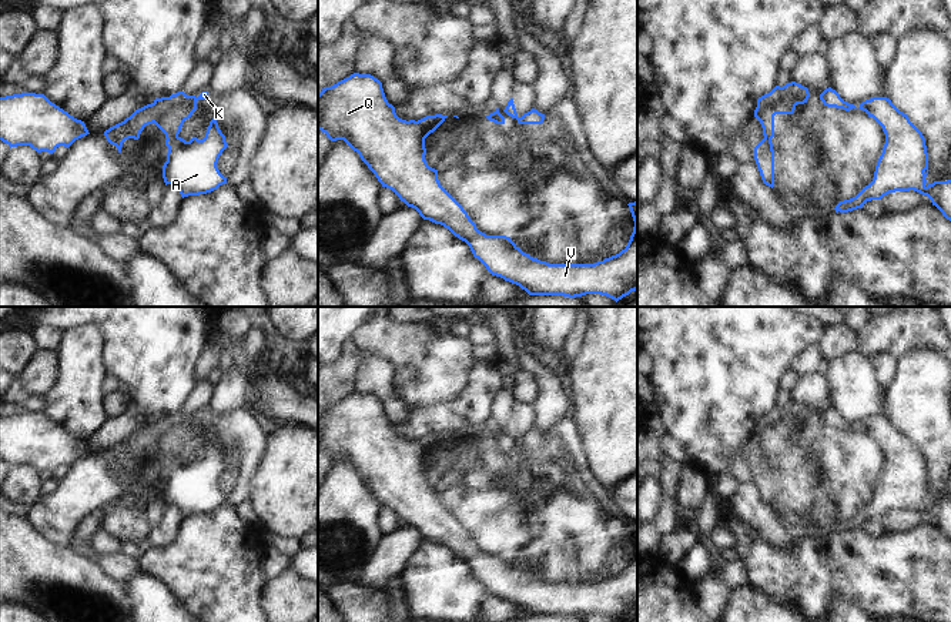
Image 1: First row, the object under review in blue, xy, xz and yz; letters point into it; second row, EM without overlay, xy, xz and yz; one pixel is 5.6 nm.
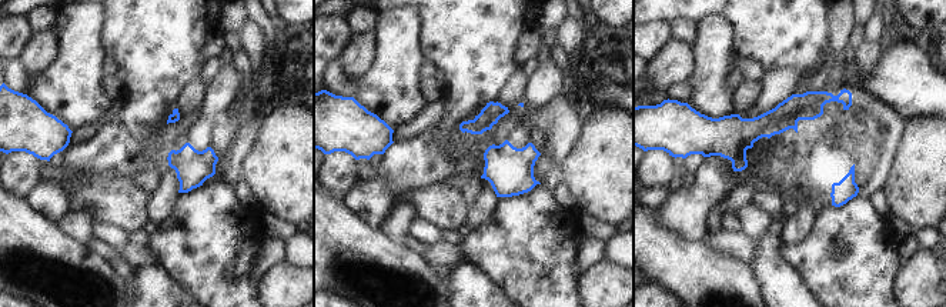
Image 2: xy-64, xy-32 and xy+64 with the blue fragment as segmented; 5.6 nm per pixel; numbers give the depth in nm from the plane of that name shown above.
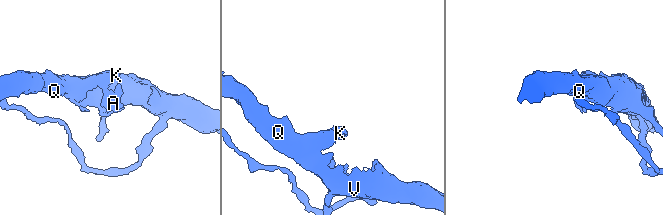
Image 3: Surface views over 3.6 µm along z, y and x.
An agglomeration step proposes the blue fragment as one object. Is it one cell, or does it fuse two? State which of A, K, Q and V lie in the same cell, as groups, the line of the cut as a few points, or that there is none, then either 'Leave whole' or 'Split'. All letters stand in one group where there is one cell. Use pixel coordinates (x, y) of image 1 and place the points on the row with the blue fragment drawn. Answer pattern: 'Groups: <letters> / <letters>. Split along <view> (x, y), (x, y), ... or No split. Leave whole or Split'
Groups: A / K Q V. Split along xy (177, 136), (167, 140). Split

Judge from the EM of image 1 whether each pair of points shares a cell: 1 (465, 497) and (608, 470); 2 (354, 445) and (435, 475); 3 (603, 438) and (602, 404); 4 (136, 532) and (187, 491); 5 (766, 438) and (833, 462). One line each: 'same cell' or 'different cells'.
1: different cells
2: same cell
3: same cell
4: different cells
5: same cell

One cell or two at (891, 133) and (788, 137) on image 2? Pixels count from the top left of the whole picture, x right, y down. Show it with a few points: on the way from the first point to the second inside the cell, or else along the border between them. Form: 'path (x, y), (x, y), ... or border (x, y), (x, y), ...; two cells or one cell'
path (865, 133), (814, 133); one cell

